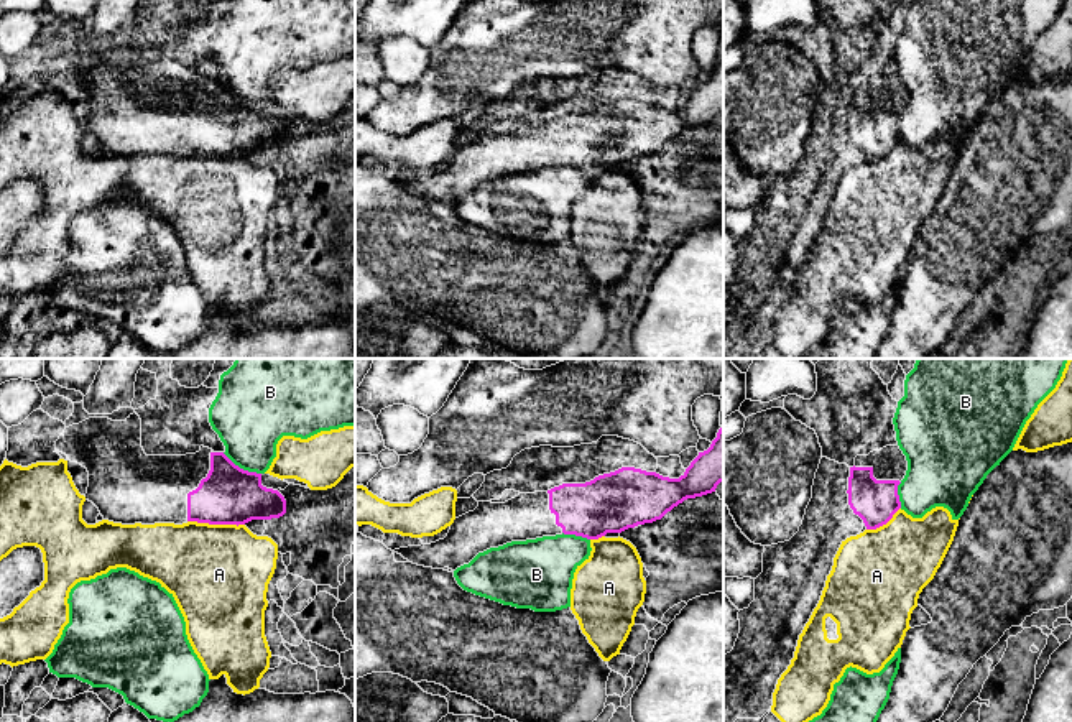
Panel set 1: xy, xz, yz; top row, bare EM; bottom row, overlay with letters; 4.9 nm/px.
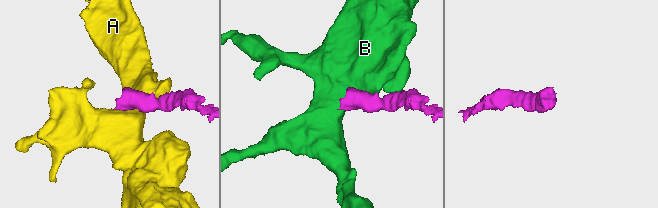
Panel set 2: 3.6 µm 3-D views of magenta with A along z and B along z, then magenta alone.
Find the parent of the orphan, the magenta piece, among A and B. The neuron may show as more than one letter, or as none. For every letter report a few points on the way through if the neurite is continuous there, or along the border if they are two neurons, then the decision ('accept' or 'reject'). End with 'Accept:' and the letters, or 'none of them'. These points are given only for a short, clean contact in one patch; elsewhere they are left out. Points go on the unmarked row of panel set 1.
A: along xy (188, 152), (214, 157), (244, 157) | reject
B: reject
Accept: none of them

